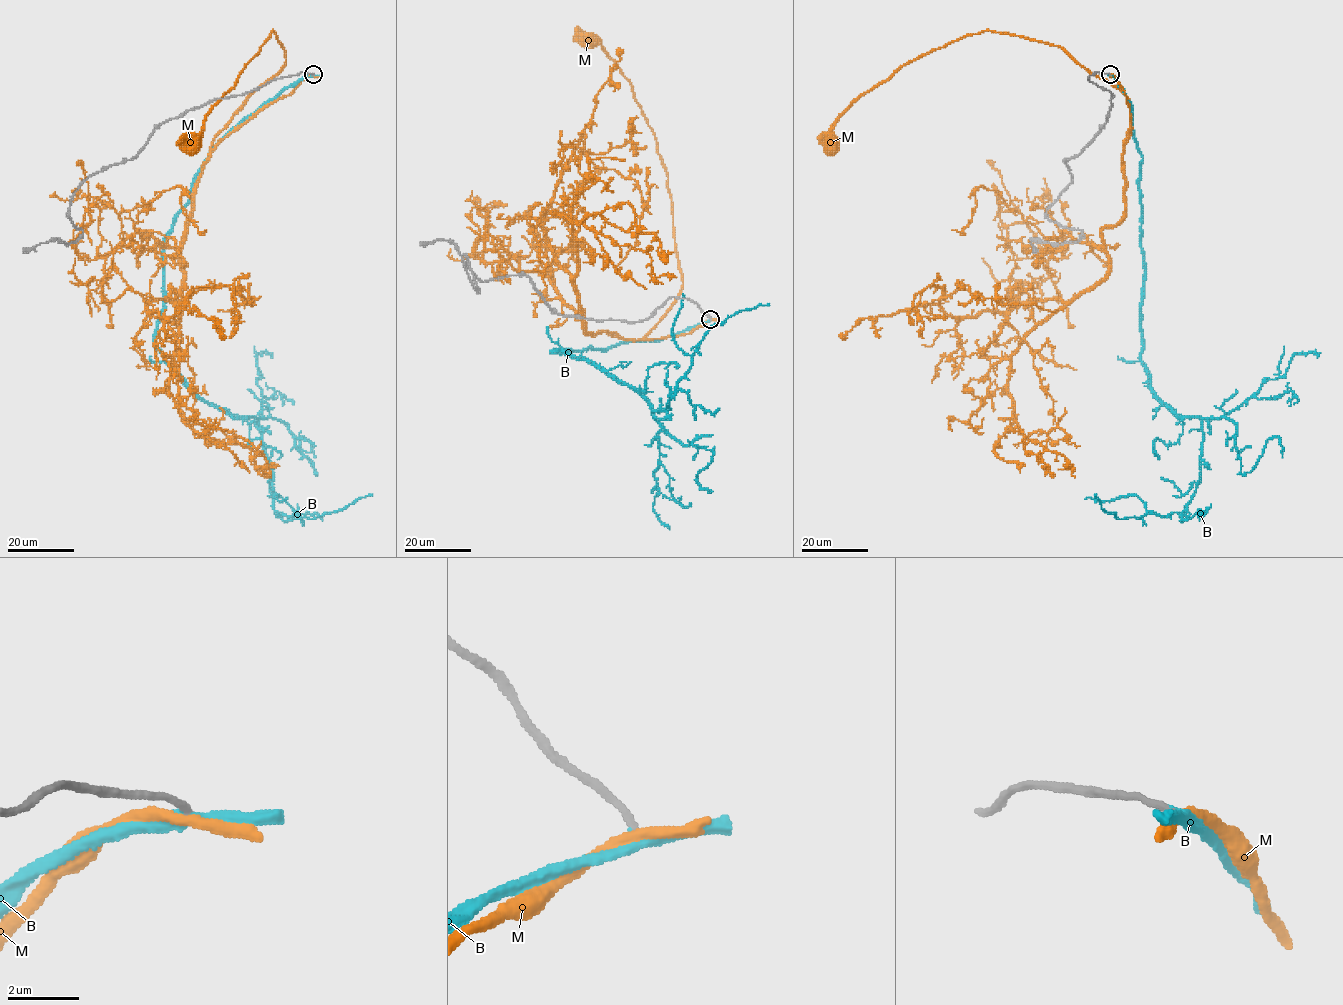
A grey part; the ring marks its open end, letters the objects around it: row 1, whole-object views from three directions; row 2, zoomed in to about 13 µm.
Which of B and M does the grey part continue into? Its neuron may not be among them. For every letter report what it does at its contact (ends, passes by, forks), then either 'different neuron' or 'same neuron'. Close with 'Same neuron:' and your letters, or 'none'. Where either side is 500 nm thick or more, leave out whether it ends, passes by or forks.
B: it passes by; same neuron
M: it passes by; different neuron
Same neuron: B

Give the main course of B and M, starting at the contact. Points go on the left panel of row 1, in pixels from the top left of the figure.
B: (313, 75), (197, 173), (164, 239), (155, 347), (204, 400), (255, 418), (278, 512), (312, 519), (372, 495)
M: (313, 75), (212, 149), (245, 99), (283, 66), (273, 31), (189, 144)

